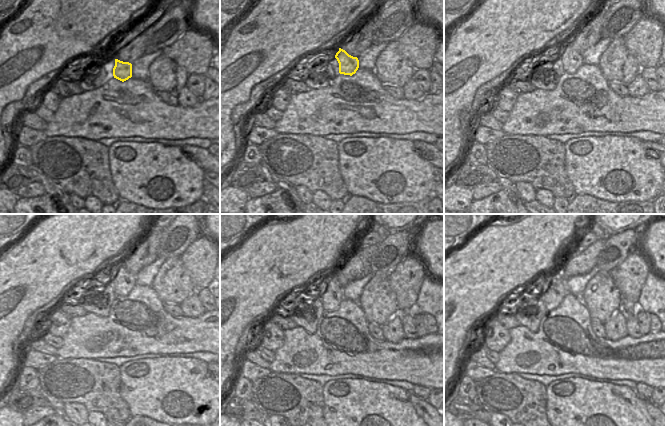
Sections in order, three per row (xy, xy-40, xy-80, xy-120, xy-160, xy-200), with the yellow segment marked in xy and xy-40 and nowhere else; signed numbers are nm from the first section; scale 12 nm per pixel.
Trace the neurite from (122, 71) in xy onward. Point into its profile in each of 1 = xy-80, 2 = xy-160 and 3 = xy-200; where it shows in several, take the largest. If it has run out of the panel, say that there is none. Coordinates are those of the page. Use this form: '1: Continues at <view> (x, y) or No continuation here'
1: Continues at xy-80 (572, 60)
2: Continues at xy-160 (333, 295)
3: Continues at xy-200 (553, 295).

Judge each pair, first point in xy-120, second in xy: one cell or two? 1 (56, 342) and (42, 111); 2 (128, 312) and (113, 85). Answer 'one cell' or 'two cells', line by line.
1: one cell
2: one cell

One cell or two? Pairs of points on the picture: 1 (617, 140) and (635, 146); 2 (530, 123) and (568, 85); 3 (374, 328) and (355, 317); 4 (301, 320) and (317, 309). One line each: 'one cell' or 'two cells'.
1: one cell
2: one cell
3: two cells
4: one cell

